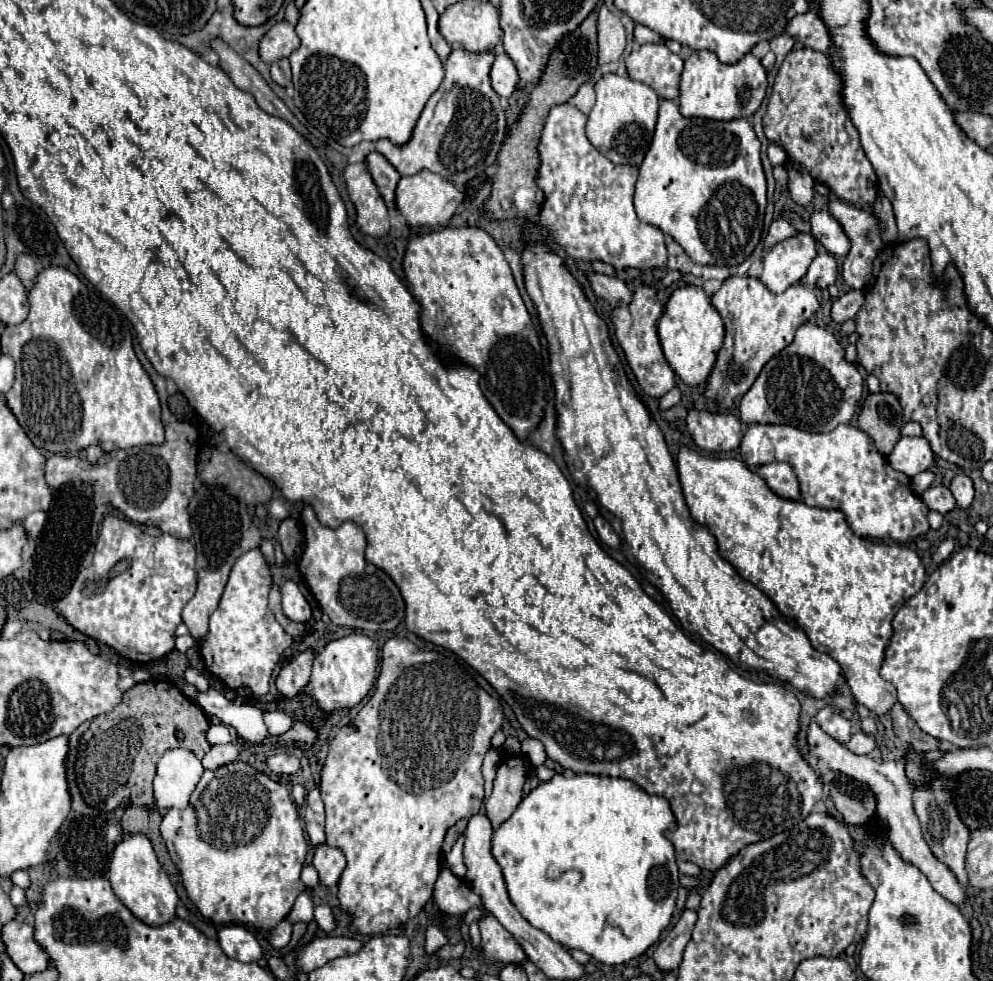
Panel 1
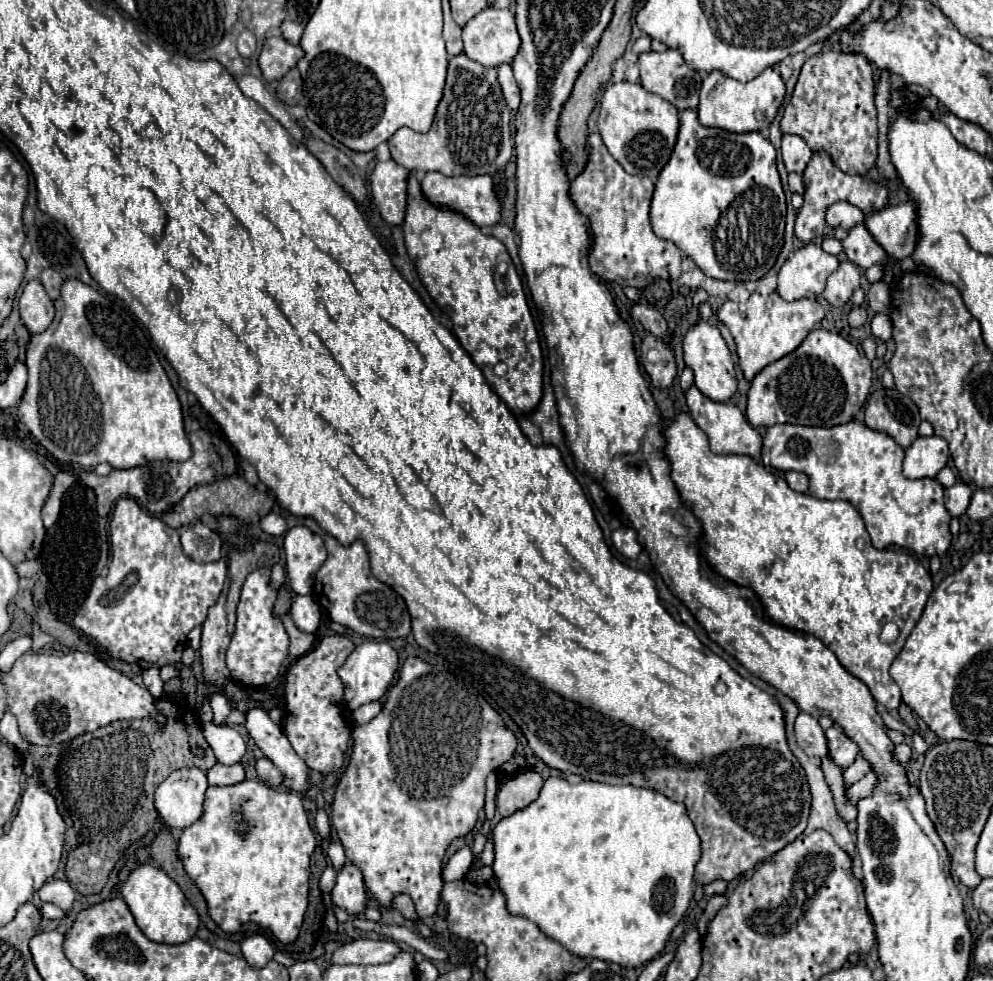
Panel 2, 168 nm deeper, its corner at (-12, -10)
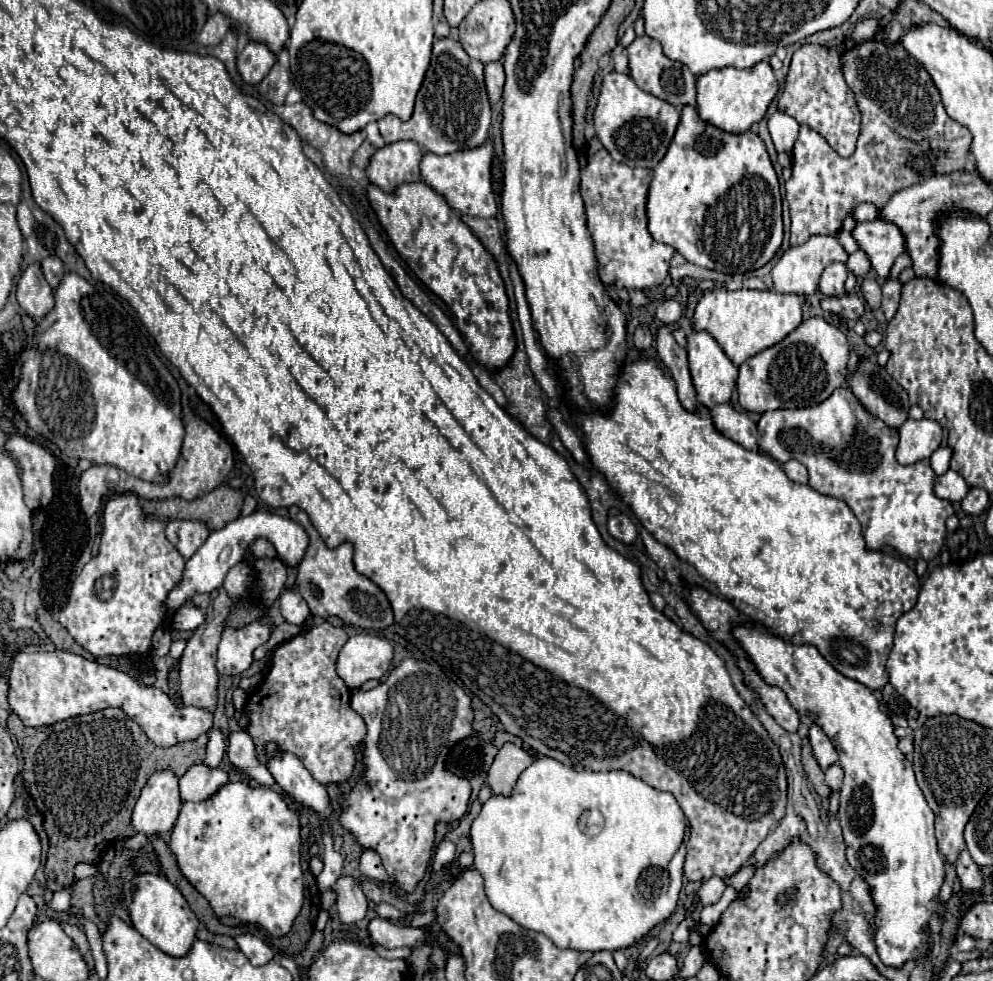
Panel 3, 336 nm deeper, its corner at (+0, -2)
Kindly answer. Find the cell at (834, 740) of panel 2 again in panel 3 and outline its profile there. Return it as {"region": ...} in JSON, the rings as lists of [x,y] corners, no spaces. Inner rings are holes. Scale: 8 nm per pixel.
{"region":[[[814,724],[814,726],[810,728],[808,738],[810,738],[810,744],[812,744],[812,750],[814,750],[814,756],[816,756],[816,760],[818,760],[818,764],[820,764],[822,770],[826,770],[828,766],[832,766],[832,764],[838,762],[838,752],[834,750],[830,738],[820,730],[820,726]]]}

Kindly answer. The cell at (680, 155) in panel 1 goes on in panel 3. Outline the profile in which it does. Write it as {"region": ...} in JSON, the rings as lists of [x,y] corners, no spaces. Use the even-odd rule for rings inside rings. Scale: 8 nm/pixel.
{"region":[[[684,106],[668,152],[652,170],[646,216],[652,238],[670,244],[696,266],[724,274],[744,274],[762,268],[780,248],[784,234],[780,186],[762,138],[752,130],[742,134],[724,132],[700,120],[694,106]]]}

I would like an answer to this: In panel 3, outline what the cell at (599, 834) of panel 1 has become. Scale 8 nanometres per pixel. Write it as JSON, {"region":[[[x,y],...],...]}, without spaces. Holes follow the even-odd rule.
{"region":[[[548,756],[536,758],[532,762],[532,766],[528,766],[524,770],[524,774],[518,778],[514,794],[510,798],[492,796],[482,806],[480,816],[472,822],[472,828],[470,828],[470,840],[472,840],[472,850],[474,850],[474,868],[484,878],[486,894],[488,894],[488,900],[492,902],[492,906],[496,910],[500,910],[502,914],[508,914],[514,922],[518,922],[526,930],[546,934],[558,948],[588,950],[588,952],[598,952],[598,950],[614,952],[620,948],[628,948],[628,946],[636,944],[640,938],[644,938],[658,922],[666,920],[676,910],[678,894],[682,888],[682,878],[680,878],[680,874],[678,874],[678,878],[672,878],[668,864],[670,864],[672,856],[678,852],[678,848],[682,846],[684,836],[686,836],[686,816],[684,816],[678,800],[670,792],[660,792],[660,790],[648,786],[644,780],[640,780],[628,772],[622,772],[622,770],[618,770],[618,772],[576,772]],[[586,810],[602,812],[604,826],[596,836],[588,836],[578,826],[578,818]]]}

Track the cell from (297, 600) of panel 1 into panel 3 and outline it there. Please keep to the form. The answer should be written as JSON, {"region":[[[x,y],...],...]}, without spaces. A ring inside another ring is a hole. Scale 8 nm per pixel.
{"region":[[[284,590],[280,594],[280,610],[282,610],[284,620],[296,626],[302,626],[310,614],[310,608],[304,602],[304,598],[294,590]]]}

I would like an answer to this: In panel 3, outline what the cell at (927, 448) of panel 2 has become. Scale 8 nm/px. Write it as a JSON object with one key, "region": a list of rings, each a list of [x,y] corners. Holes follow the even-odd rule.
{"region":[[[906,420],[900,426],[900,444],[896,450],[896,460],[902,466],[910,466],[914,462],[926,460],[934,450],[940,448],[942,428],[936,420]]]}

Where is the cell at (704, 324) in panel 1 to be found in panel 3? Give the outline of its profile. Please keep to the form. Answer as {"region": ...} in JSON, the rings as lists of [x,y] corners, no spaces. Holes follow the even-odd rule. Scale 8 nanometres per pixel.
{"region":[[[692,332],[686,336],[686,340],[688,340],[686,352],[688,352],[688,362],[690,362],[690,374],[692,374],[698,400],[708,408],[728,402],[732,388],[736,384],[736,376],[738,376],[736,366],[728,360],[724,350],[718,346],[718,342],[708,332]]]}

